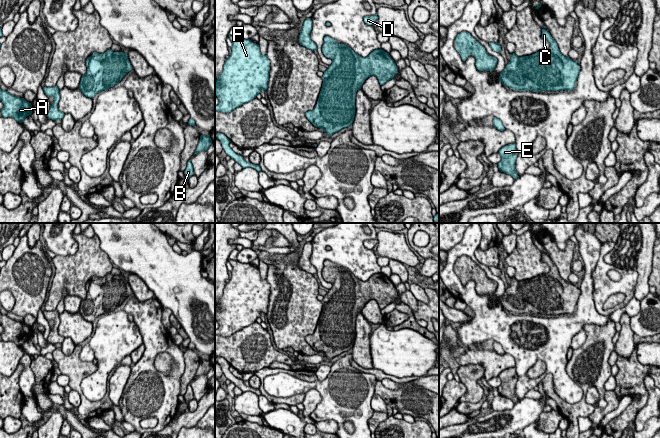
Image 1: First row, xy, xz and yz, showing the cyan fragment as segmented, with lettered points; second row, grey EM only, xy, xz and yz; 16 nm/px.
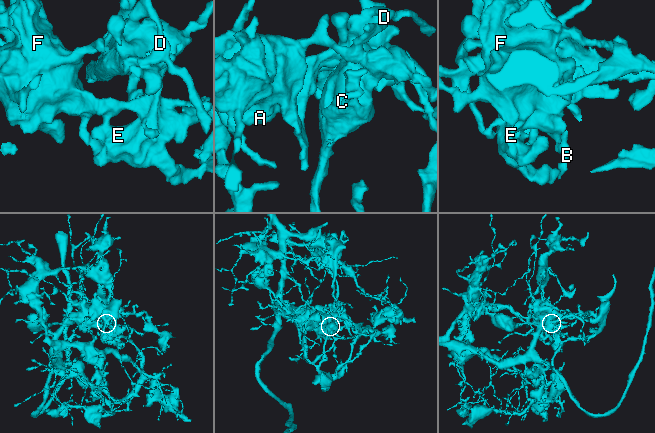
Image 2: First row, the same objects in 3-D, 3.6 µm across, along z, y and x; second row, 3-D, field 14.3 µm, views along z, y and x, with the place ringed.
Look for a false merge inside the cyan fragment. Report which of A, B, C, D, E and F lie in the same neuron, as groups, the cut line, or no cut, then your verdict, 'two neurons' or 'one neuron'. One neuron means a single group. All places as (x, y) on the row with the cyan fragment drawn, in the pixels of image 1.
A C D F / B E | xz (317, 103), (321, 106), (323, 117), (333, 118), (335, 124) | two neurons

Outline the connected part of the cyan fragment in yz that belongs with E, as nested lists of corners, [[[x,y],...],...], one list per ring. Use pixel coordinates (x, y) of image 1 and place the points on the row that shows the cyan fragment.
[[[515,143],[502,147],[499,150],[499,154],[501,156],[501,161],[497,164],[499,170],[517,179],[519,176],[515,169],[515,162],[518,152]]]

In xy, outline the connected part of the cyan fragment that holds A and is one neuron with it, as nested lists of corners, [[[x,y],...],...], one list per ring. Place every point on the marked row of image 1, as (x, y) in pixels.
[[[1,88],[0,101],[4,104],[3,109],[0,110],[2,116],[5,118],[12,117],[19,123],[22,123],[27,116],[31,115],[33,110],[31,103],[24,98],[11,95]]]

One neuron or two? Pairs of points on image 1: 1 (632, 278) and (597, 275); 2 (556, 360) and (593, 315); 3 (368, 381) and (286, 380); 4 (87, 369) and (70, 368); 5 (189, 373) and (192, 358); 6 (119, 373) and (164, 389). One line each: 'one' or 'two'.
1: one
2: one
3: one
4: one
5: one
6: two

